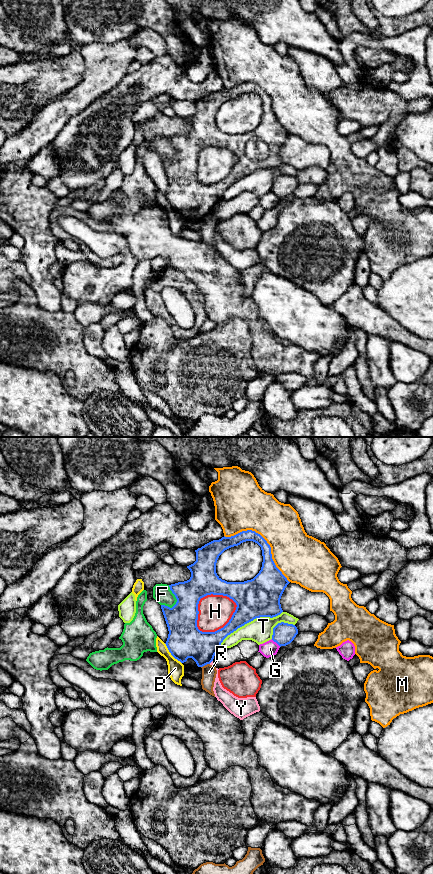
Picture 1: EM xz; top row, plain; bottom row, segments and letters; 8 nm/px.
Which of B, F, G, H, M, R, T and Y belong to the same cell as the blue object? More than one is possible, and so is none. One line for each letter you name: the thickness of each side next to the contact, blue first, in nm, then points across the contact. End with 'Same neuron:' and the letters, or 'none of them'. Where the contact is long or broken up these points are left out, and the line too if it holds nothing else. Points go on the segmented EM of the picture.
Same neuron: none of them

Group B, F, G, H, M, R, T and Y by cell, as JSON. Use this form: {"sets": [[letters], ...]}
{"sets": [["B"], ["F"], ["G"], ["H"], ["M"], ["R"], ["T"], ["Y"]]}

